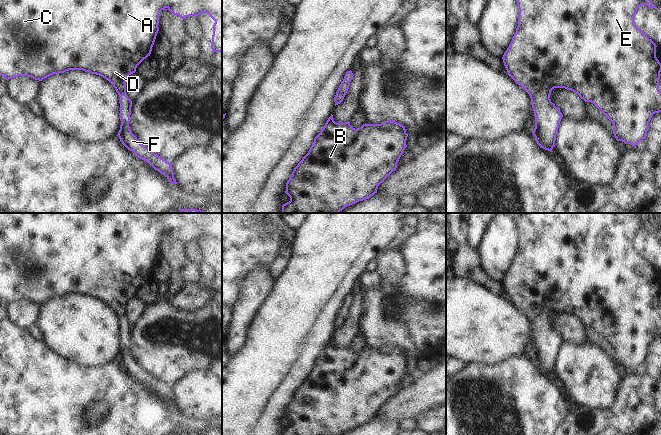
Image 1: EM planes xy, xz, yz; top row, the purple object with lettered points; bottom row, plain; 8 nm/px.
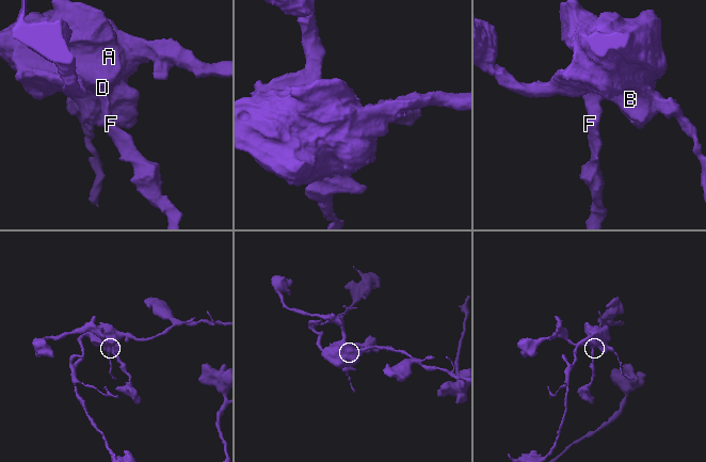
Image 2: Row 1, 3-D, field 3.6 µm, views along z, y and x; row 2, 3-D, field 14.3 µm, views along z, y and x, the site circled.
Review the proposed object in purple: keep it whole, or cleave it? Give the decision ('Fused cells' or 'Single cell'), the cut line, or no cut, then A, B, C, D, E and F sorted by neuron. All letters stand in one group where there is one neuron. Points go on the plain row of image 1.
Single cell. No split. Groups: A B C D E F.

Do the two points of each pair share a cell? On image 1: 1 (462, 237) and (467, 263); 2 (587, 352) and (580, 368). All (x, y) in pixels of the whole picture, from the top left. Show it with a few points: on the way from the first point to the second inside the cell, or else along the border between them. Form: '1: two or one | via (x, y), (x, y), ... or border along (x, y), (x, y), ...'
1: two | border along (467, 243), (459, 245)
2: one | via (586, 356), (584, 364)

